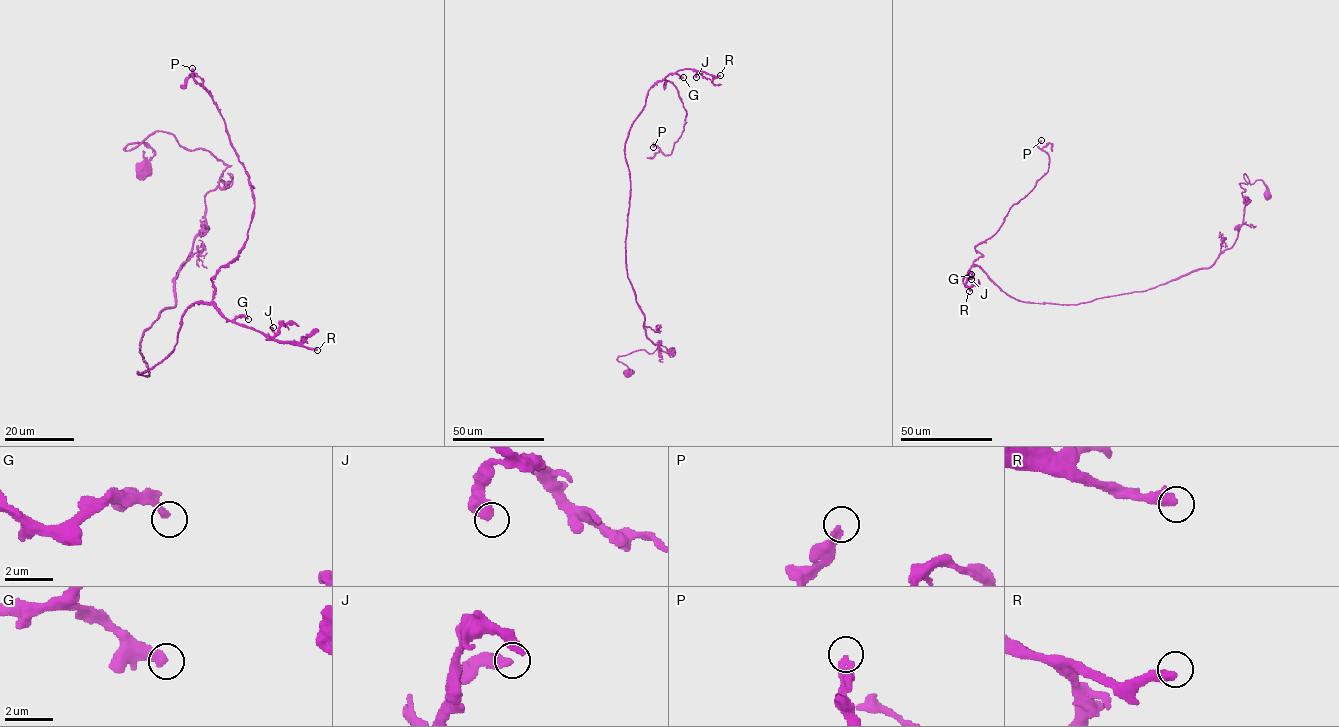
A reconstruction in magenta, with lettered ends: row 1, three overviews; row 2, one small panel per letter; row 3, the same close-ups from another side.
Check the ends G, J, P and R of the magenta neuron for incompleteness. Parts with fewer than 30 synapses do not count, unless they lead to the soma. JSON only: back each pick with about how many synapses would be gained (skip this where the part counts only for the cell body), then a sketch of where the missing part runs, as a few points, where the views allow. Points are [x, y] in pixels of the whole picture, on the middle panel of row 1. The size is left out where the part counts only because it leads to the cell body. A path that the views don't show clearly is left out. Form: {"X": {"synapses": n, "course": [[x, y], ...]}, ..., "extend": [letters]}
{"R": {"synapses": 300, "course": [[720, 75], [756, 82], [764, 88], [764, 102], [785, 117], [786, 121], [781, 124]]}, "extend": ["R"]}

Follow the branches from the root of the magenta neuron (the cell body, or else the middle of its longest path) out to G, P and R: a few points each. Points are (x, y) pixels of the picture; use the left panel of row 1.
G: (142, 172), (153, 150), (125, 148), (157, 131), (227, 165), (138, 373), (173, 349), (195, 303), (248, 319)
P: (142, 172), (153, 150), (125, 148), (157, 131), (227, 165), (143, 333), (149, 375), (254, 209), (192, 68)
R: (142, 172), (153, 150), (125, 148), (157, 131), (227, 165), (138, 373), (173, 349), (195, 303), (317, 350)

